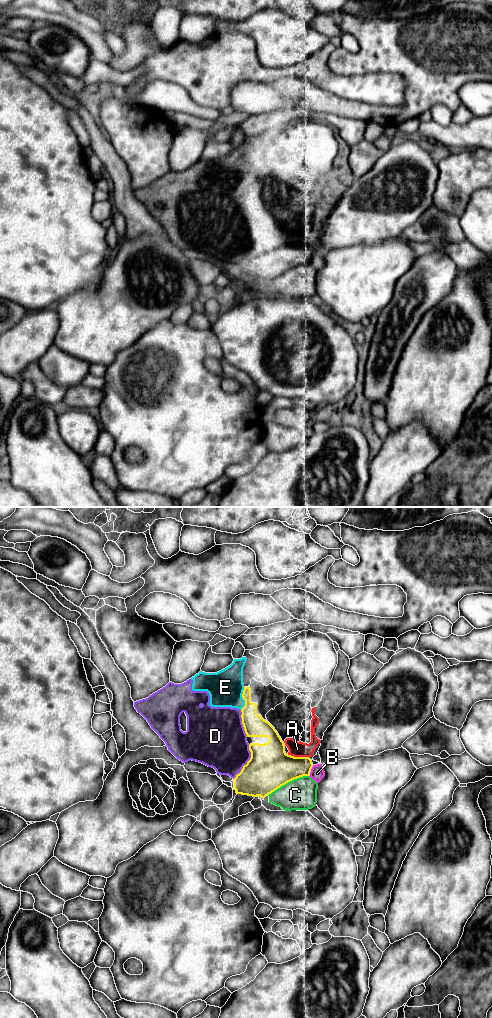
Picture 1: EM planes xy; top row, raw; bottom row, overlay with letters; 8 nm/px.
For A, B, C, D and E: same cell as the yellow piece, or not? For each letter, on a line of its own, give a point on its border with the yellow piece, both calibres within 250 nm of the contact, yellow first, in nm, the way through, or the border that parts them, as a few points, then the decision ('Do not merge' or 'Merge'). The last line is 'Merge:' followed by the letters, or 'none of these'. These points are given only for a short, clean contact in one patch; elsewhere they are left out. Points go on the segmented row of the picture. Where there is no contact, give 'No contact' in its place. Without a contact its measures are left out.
A: Touches yellow at xy (298, 757). Thickness 340 nm (yellow) against 130 nm. Do not merge
B: Touches yellow at xy (310, 770). Thickness 260 nm (yellow) against 120 nm. Do not merge
C: Touches yellow at xy (288, 781). Thickness 340 nm (yellow) against 260 nm. Do not merge
D: Touches yellow at xy (247, 762). Thickness 340 nm (yellow) against 400 nm. Do not merge
E: Touches yellow at xy (243, 698). Thickness 180 nm (yellow) against 280 nm. Boundary: xy (244, 687), (242, 694), (244, 706), (241, 709). Do not merge
Merge: none of these

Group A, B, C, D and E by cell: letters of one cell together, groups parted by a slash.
A D E / B / C

